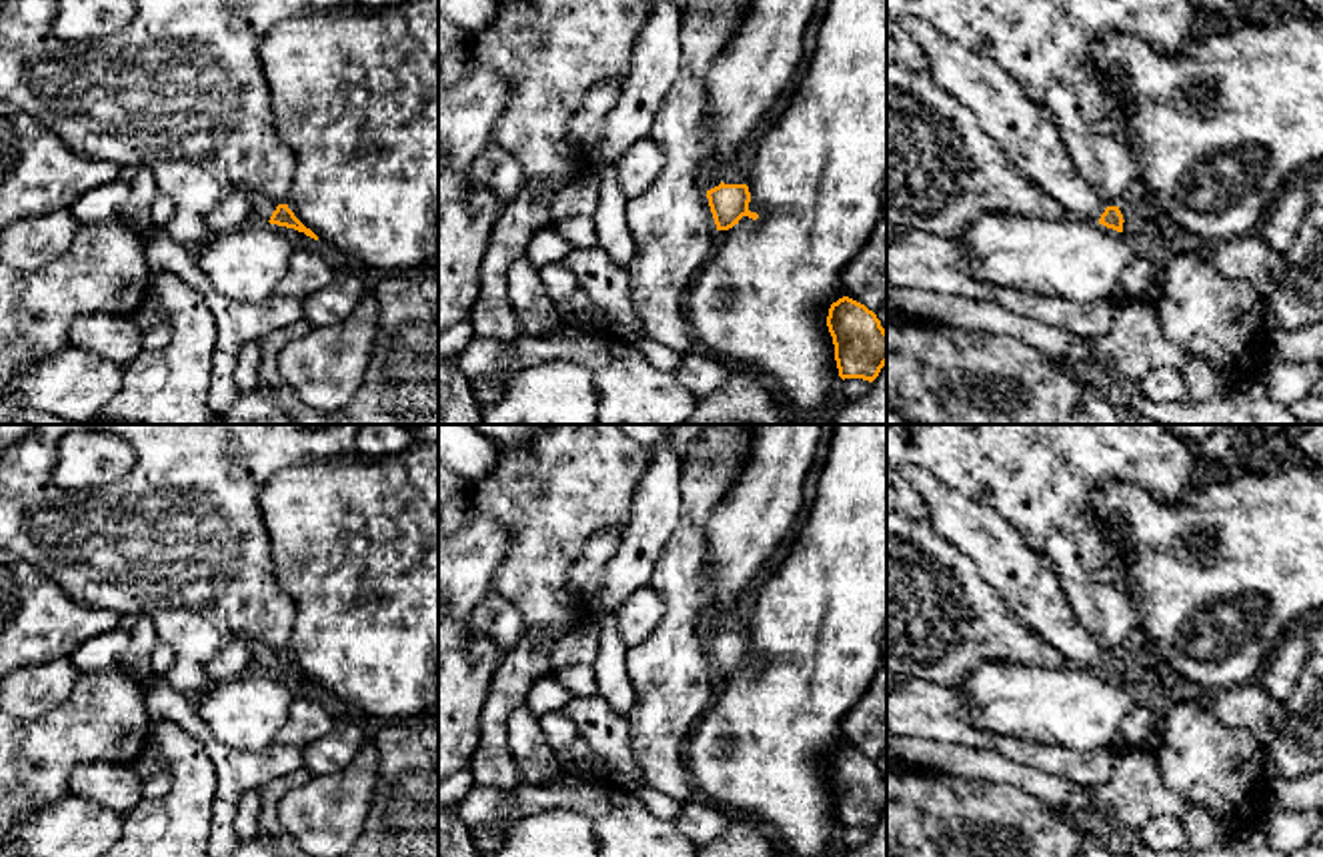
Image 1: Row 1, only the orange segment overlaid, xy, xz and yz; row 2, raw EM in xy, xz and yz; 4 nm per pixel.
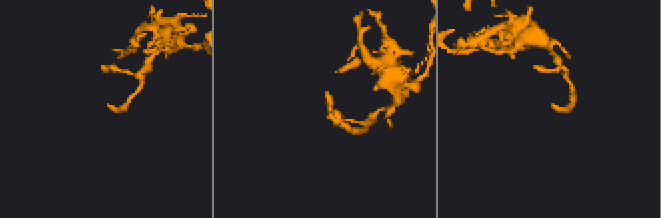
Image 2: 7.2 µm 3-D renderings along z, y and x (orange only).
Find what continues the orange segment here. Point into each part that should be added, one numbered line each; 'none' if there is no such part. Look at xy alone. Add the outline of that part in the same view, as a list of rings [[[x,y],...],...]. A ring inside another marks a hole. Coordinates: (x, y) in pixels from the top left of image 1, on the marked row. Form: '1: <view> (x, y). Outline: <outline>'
1: xy (263, 207). Outline: [[[244,190],[250,198],[254,220],[268,222],[278,202],[266,198],[260,190]]]

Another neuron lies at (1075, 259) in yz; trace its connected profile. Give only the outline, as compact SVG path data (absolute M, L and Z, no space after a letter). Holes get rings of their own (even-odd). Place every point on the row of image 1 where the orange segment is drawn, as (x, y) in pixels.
M1005 214L981 216L959 238L979 258L979 276L999 286L1067 300L1115 300L1119 278L1137 260L1123 232L1083 218L1039 220Z

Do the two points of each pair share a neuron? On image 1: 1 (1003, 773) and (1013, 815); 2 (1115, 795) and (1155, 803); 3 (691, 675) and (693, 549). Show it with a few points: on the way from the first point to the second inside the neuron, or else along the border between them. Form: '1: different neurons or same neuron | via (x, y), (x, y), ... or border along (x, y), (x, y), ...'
1: different neurons | border along (959, 775), (1017, 785), (1047, 805)
2: same neuron | via (1125, 797), (1145, 797)
3: same neuron | via (685, 643), (685, 581)

